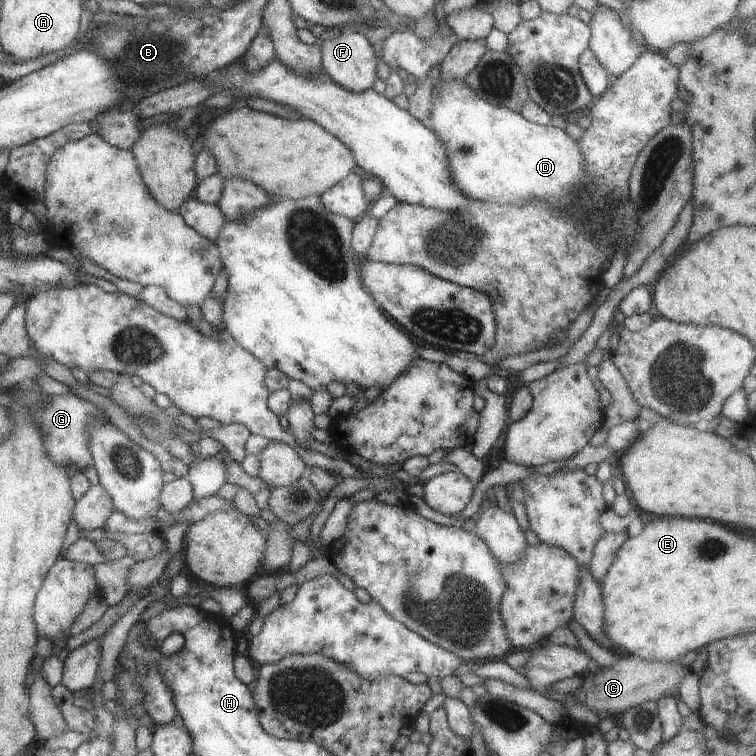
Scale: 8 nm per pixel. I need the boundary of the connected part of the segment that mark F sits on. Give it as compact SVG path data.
M339 29L335 32L325 33L323 42L319 42L322 72L338 85L350 91L364 91L371 89L376 80L378 52L362 33L349 29Z

